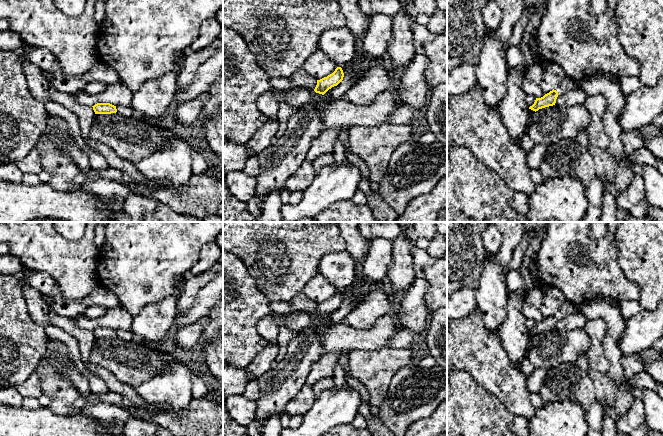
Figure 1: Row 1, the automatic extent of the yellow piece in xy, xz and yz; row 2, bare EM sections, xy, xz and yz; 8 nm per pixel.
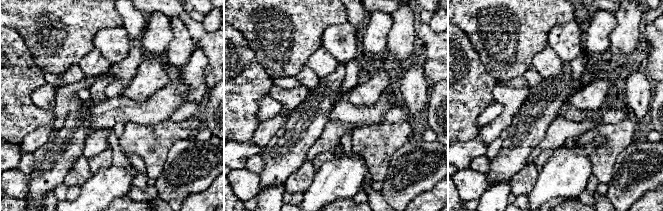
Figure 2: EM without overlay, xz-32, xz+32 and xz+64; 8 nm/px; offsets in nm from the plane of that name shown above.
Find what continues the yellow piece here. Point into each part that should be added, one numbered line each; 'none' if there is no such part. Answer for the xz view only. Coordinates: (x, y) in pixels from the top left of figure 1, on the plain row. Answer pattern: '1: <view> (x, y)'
none

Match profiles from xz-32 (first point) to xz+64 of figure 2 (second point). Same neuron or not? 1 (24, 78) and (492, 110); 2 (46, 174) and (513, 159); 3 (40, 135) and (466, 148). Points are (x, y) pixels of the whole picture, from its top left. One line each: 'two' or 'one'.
1: two
2: one
3: two

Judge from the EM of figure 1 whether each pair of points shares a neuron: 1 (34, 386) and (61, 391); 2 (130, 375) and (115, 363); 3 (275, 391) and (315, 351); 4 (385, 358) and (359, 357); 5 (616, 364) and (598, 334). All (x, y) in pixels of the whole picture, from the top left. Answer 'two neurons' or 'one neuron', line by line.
1: two neurons
2: one neuron
3: one neuron
4: one neuron
5: two neurons

